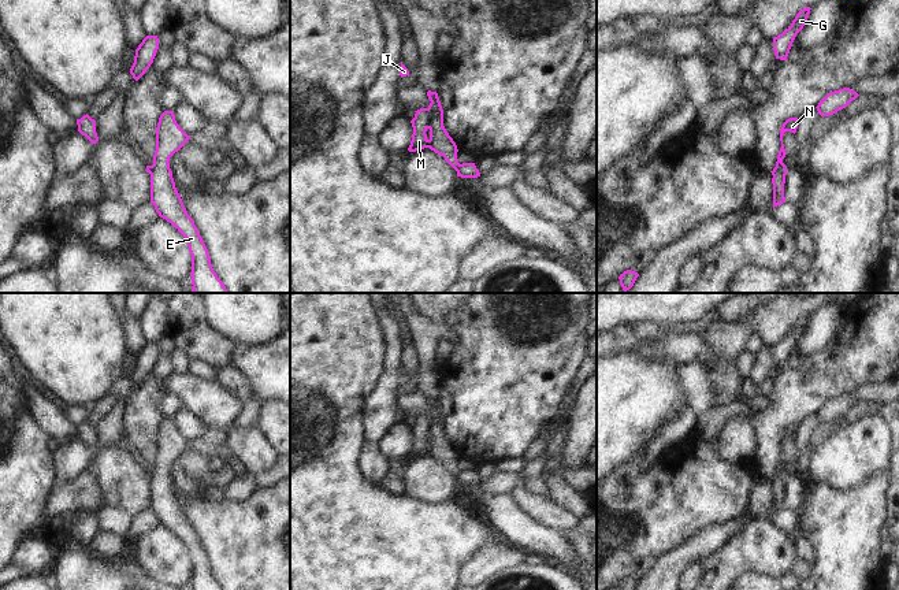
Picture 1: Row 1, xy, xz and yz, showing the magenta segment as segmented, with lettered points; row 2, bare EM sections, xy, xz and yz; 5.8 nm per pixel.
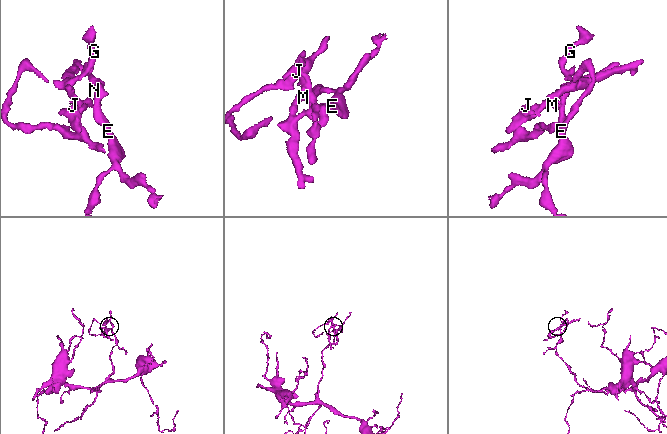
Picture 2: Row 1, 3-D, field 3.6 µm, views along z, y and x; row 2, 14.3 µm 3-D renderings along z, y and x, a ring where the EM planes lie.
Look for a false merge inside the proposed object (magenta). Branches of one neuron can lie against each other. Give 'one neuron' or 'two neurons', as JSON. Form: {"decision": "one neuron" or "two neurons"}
{"decision": "two neurons"}

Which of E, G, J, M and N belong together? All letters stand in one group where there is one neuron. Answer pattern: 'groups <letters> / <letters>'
groups E N / G J M

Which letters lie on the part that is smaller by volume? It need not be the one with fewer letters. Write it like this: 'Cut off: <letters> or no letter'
Cut off: G, J, M

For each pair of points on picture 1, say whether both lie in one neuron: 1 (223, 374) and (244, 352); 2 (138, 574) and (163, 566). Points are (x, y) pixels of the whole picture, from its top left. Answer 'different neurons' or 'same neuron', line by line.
1: different neurons
2: different neurons

